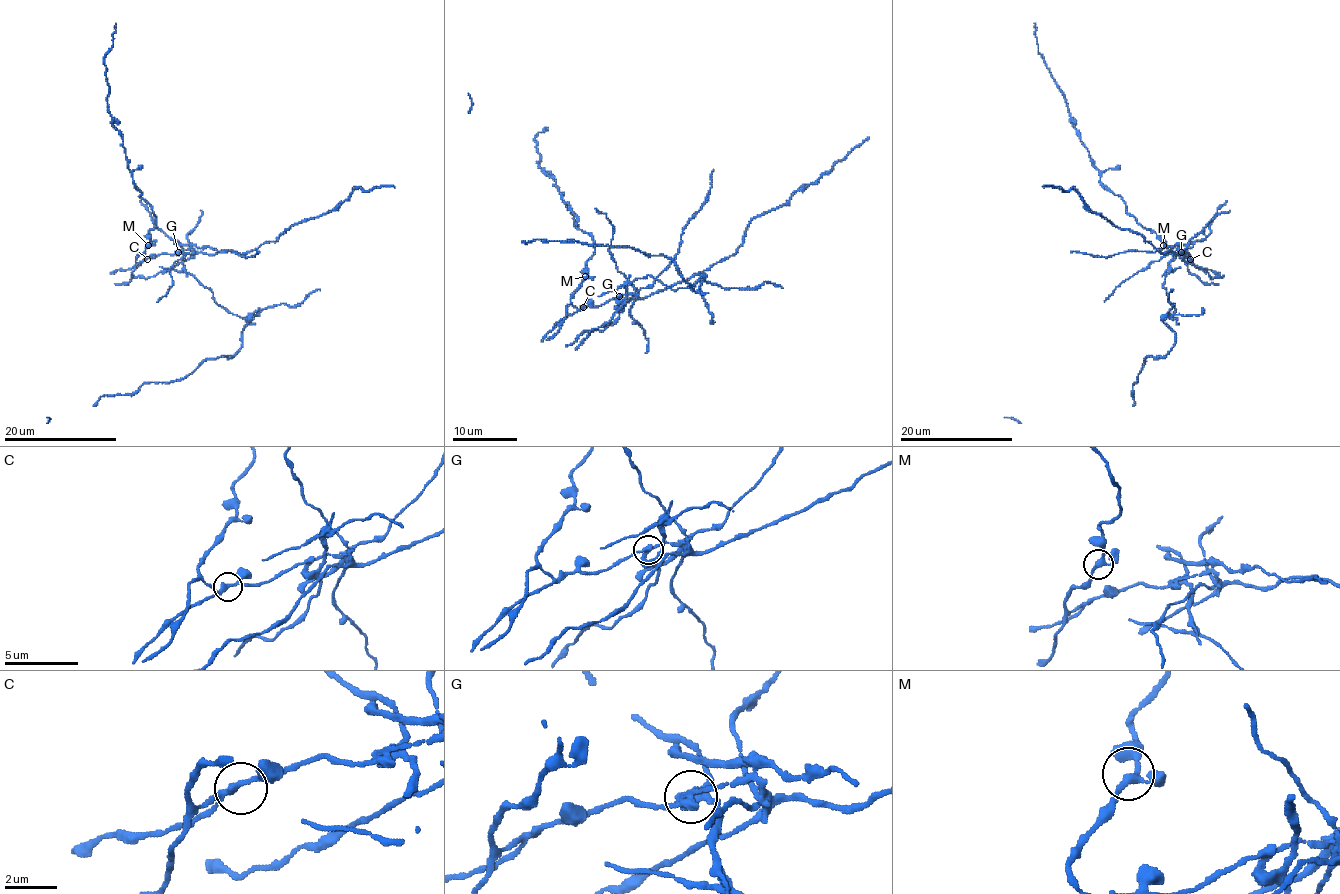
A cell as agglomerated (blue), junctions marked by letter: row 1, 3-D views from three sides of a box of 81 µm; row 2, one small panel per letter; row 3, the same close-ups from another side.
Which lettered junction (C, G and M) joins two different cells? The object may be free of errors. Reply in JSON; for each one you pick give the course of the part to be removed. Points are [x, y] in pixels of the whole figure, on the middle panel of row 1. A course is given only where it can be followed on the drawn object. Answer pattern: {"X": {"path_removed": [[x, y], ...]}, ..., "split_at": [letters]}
{"split_at": ["G"]}

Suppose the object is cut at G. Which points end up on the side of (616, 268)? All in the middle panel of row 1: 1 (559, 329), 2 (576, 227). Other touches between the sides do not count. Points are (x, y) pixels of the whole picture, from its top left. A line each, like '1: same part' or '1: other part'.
1: other part
2: other part

